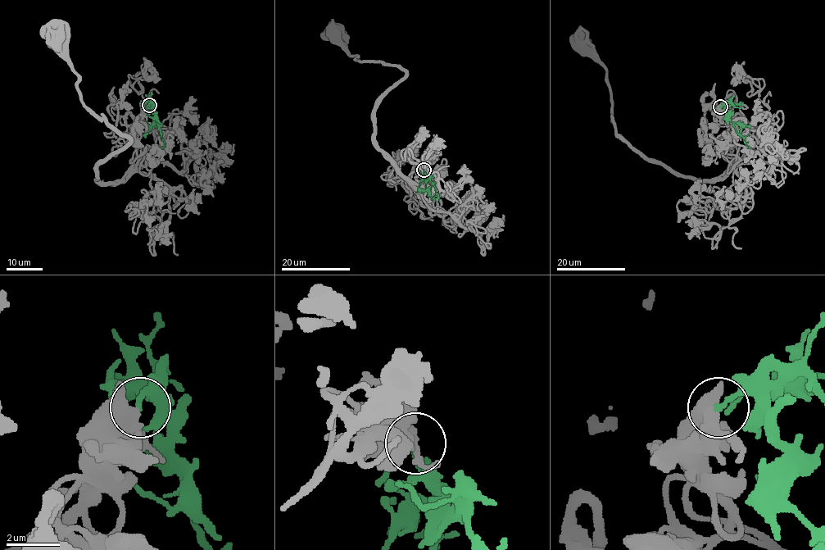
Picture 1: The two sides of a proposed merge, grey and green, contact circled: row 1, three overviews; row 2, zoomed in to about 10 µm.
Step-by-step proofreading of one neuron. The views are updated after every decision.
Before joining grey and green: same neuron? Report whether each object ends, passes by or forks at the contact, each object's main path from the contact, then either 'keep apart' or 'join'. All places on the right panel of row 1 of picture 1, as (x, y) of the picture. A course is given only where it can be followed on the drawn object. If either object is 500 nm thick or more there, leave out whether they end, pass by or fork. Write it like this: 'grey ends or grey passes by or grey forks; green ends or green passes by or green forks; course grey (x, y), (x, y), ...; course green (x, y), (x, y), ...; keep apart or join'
grey forks; green ends; course grey (719, 106), (718, 117), (738, 136), (736, 159), (709, 179), (677, 176), (616, 132), (605, 70), (582, 42); course green (720, 106), (724, 106), (735, 129), (751, 147); keep apart

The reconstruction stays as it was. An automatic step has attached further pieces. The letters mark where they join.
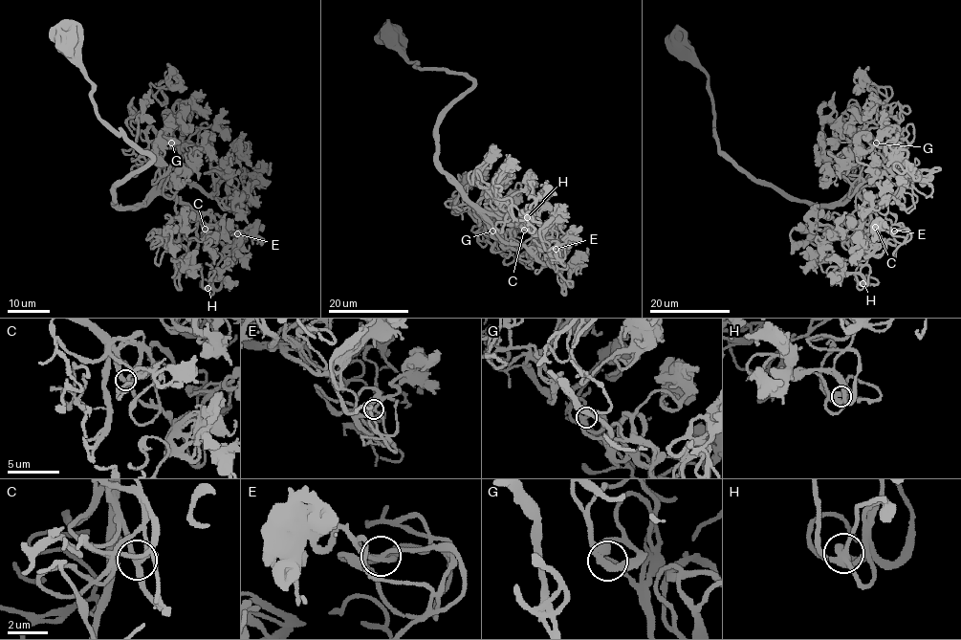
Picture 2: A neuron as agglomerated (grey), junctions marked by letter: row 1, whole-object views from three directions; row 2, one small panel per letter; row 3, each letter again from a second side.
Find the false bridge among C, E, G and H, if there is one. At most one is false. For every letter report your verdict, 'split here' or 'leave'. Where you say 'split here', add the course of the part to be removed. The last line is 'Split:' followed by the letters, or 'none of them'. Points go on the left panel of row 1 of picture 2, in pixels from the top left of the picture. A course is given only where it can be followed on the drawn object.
C: leave
E: leave
G: leave
H: leave
Split: none of them

